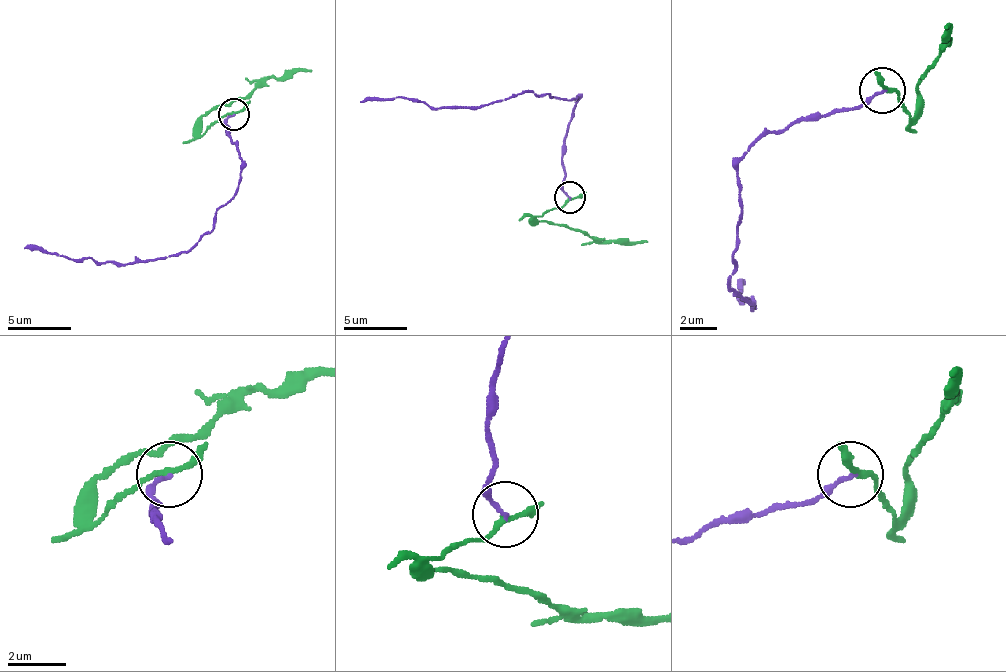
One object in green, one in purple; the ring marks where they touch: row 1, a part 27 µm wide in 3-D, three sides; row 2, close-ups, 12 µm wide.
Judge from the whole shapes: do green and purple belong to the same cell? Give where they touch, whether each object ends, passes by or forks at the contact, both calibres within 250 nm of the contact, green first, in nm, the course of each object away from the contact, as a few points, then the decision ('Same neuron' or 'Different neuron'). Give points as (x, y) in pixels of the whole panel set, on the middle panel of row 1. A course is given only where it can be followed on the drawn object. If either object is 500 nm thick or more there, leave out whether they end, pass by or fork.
Place: (570, 197). At the ring green passes by. At the ring purple ends. Thickness 170 nm (green) against 140 nm. Course of green: (569, 198), (537, 220), (581, 230), (604, 239), (648, 242). Course of purple: (569, 198), (562, 182), (562, 140), (578, 99), (521, 93), (486, 105), (429, 109), (400, 96), (359, 102). Different neuron

